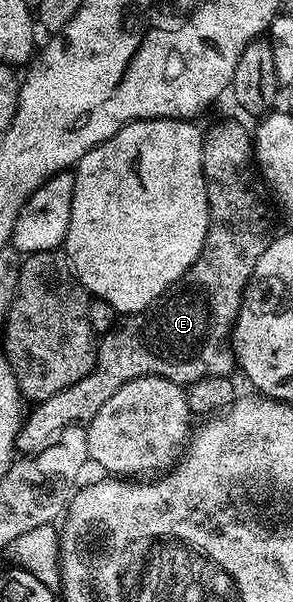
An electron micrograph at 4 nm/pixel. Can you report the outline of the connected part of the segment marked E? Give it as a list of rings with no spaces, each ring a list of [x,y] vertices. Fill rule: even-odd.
[[[218,122],[210,131],[205,131],[202,140],[202,167],[206,177],[210,227],[200,256],[186,269],[184,276],[177,278],[173,286],[169,286],[165,294],[161,294],[151,306],[119,321],[113,331],[105,335],[103,342],[106,343],[103,346],[101,343],[96,350],[94,369],[88,376],[84,376],[84,380],[48,396],[48,400],[37,403],[33,407],[34,411],[25,415],[16,443],[23,455],[36,454],[65,426],[89,423],[96,412],[104,408],[104,400],[109,400],[112,392],[116,392],[122,383],[130,382],[133,378],[156,374],[170,382],[189,384],[208,376],[224,378],[235,373],[236,359],[232,345],[234,322],[238,318],[242,298],[246,294],[246,286],[250,283],[256,264],[276,237],[275,207],[254,161],[254,139],[251,131],[246,131],[240,123]]]

